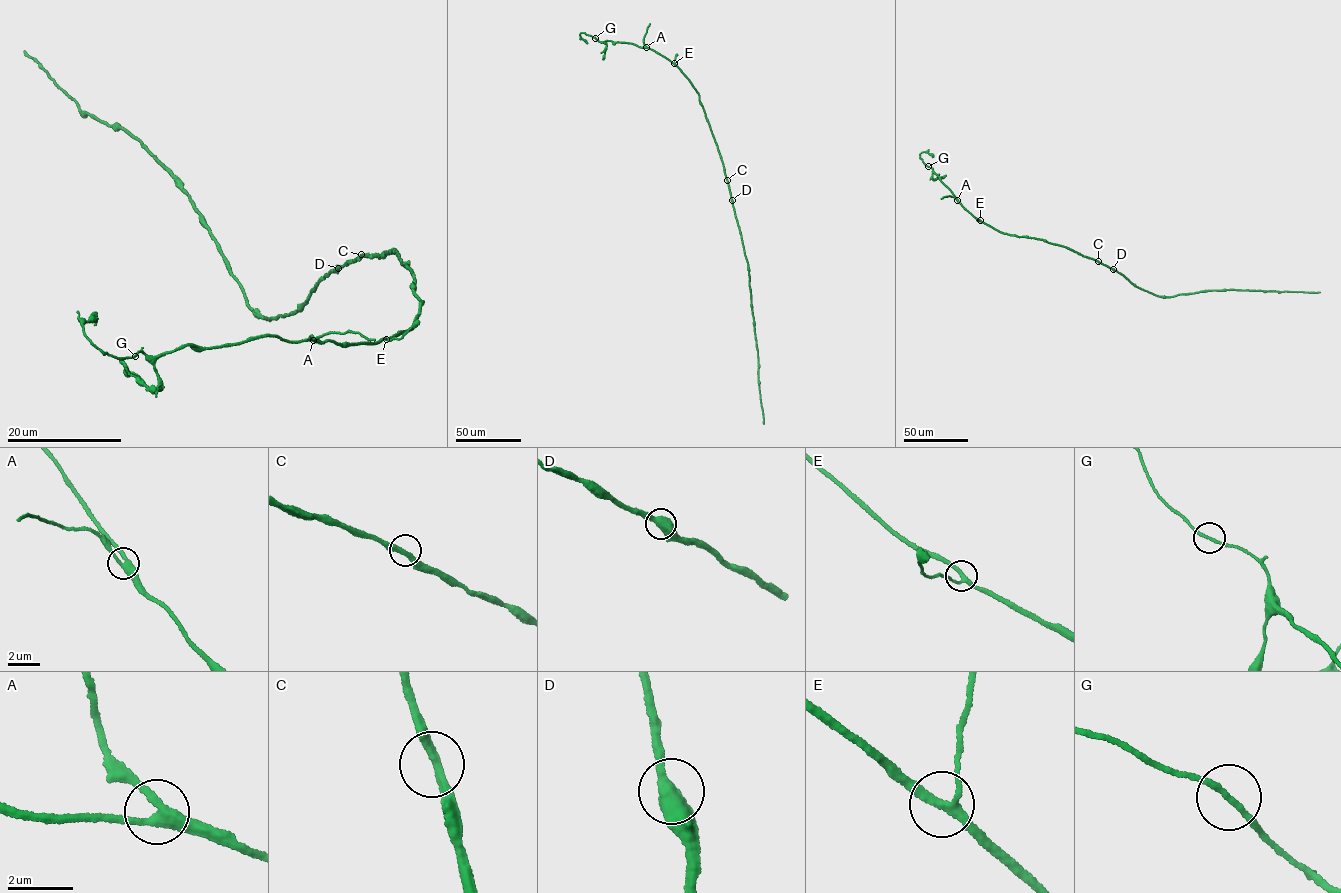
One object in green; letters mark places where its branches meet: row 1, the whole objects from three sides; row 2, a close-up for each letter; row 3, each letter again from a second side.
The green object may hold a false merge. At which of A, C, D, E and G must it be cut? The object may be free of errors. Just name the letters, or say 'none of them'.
none of them

